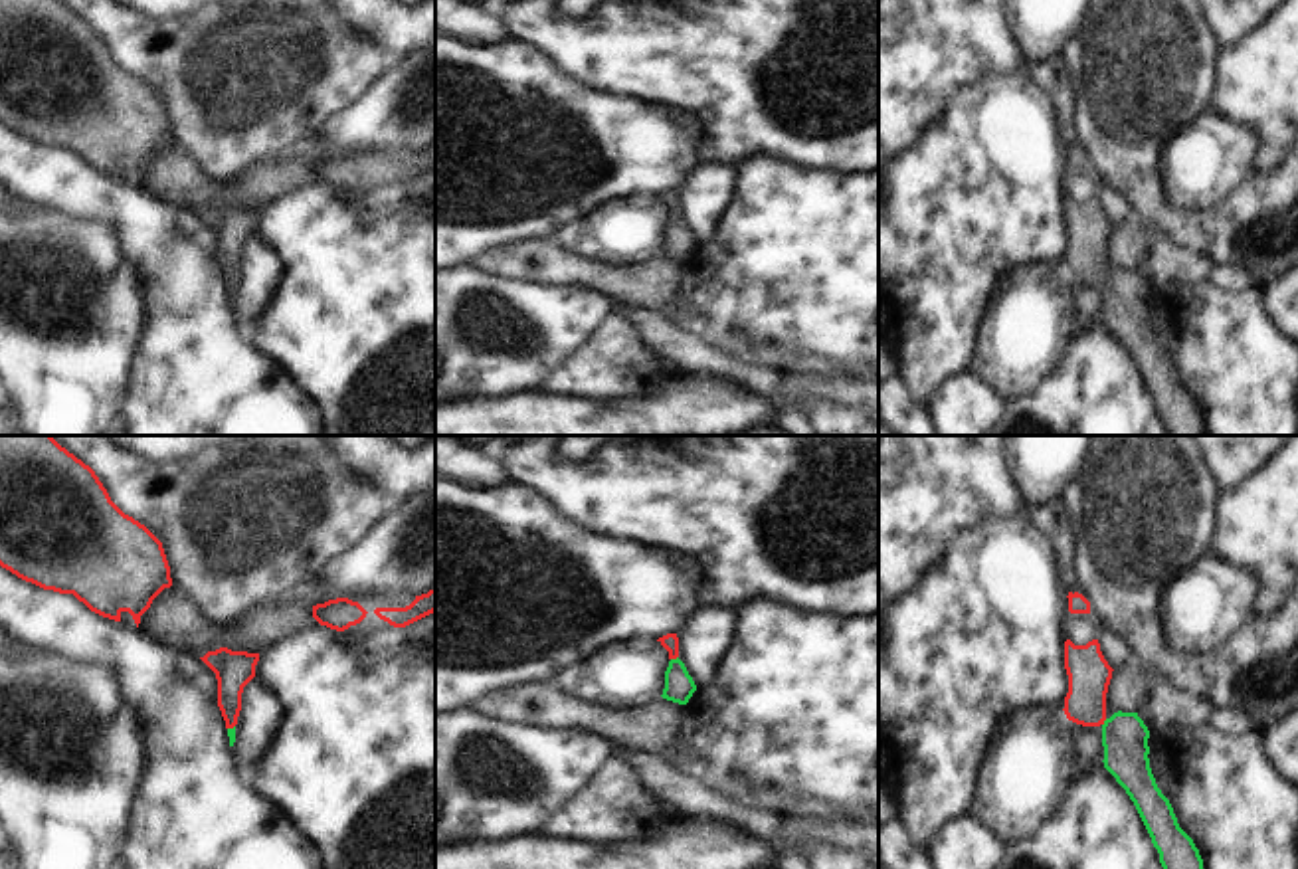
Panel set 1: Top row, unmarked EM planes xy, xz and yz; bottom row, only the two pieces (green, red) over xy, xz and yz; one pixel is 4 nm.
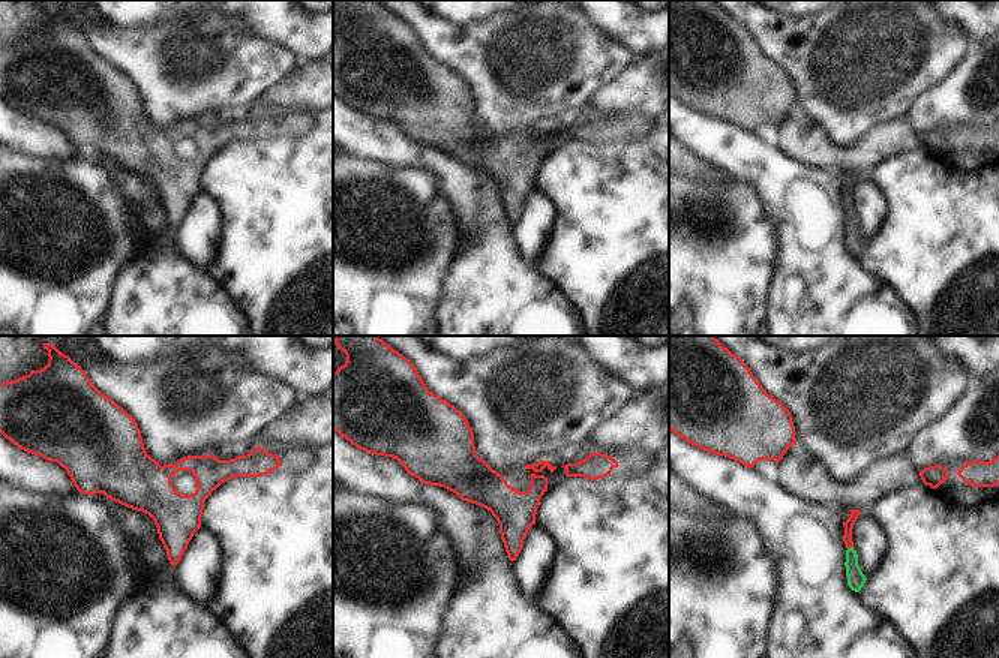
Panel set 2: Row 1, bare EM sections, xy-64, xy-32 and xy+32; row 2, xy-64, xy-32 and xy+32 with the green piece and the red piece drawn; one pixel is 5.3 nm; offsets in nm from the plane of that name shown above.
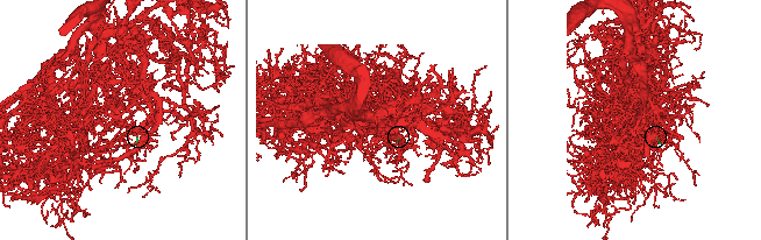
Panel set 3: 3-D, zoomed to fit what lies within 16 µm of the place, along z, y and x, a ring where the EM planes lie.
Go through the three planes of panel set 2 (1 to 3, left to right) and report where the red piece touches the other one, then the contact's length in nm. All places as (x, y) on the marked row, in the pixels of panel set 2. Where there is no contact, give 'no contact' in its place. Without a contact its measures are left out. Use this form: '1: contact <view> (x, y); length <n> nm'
1: no contact
2: no contact
3: contact xy+32 (851, 547); length 40 nm

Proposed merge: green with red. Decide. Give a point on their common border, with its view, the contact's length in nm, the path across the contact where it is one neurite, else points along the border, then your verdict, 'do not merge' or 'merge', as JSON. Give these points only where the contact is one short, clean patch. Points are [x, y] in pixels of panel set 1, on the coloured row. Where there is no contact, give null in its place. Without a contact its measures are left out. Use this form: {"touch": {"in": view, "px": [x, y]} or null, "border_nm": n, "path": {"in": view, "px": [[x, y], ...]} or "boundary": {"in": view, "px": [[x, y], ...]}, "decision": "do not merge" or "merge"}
{"touch": {"in": "xz", "px": [673, 660]}, "border_nm": 40, "path": {"in": "xz", "px": [[679, 685], [673, 660], [669, 642]]}, "decision": "merge"}

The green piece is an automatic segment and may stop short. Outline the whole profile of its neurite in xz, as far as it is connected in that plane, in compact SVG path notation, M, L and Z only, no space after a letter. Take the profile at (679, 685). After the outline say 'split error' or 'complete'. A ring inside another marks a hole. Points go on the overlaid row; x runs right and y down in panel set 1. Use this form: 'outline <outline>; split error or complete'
outline M667 633L657 641L669 651L671 659L665 671L665 689L661 697L679 705L687 705L696 691L696 685L685 663L679 659L679 637L677 633Z; split error

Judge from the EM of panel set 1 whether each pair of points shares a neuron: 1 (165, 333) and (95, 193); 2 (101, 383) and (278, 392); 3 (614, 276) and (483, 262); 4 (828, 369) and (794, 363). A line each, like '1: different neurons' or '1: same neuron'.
1: same neuron
2: different neurons
3: same neuron
4: same neuron

